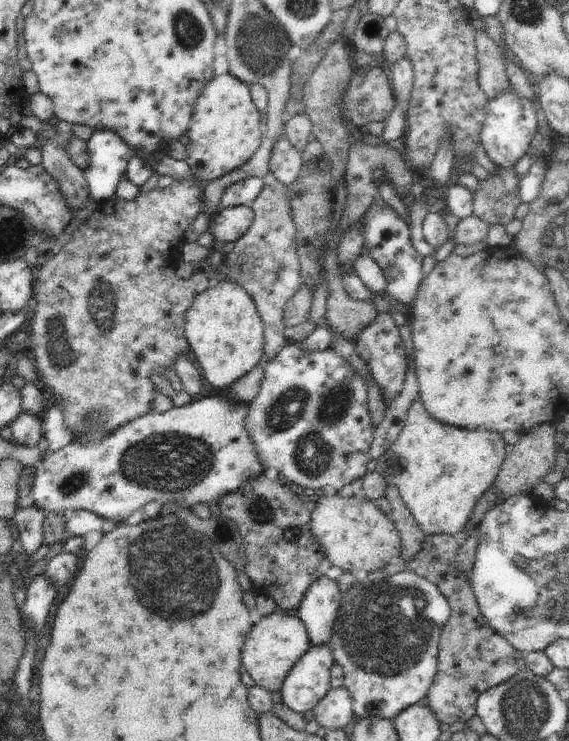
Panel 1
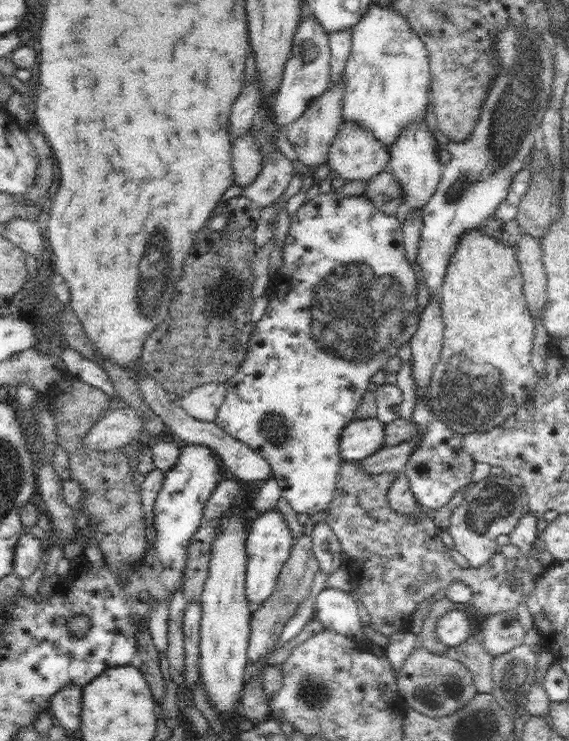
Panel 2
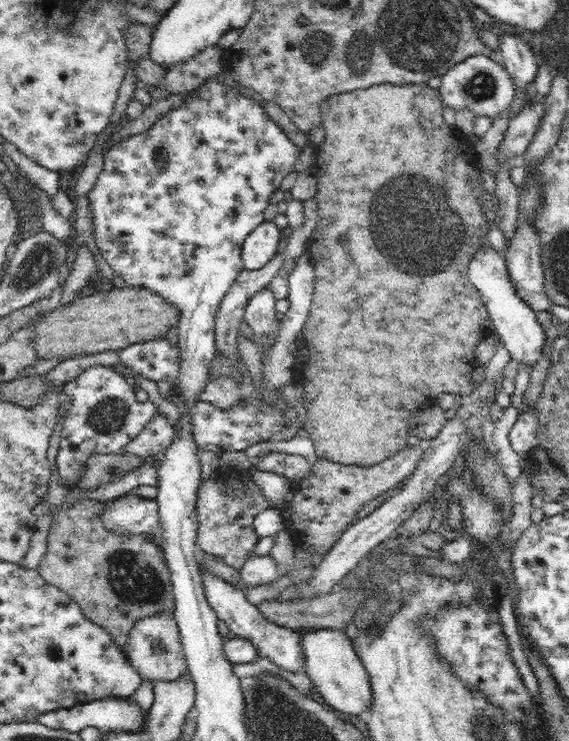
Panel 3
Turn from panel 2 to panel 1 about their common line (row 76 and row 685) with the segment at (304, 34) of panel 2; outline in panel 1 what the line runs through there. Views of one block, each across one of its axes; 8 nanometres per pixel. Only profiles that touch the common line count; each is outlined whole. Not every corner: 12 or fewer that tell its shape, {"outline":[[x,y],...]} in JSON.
{"outline":[[311,646],[289,670],[281,700],[295,714],[331,690],[331,646]]}

